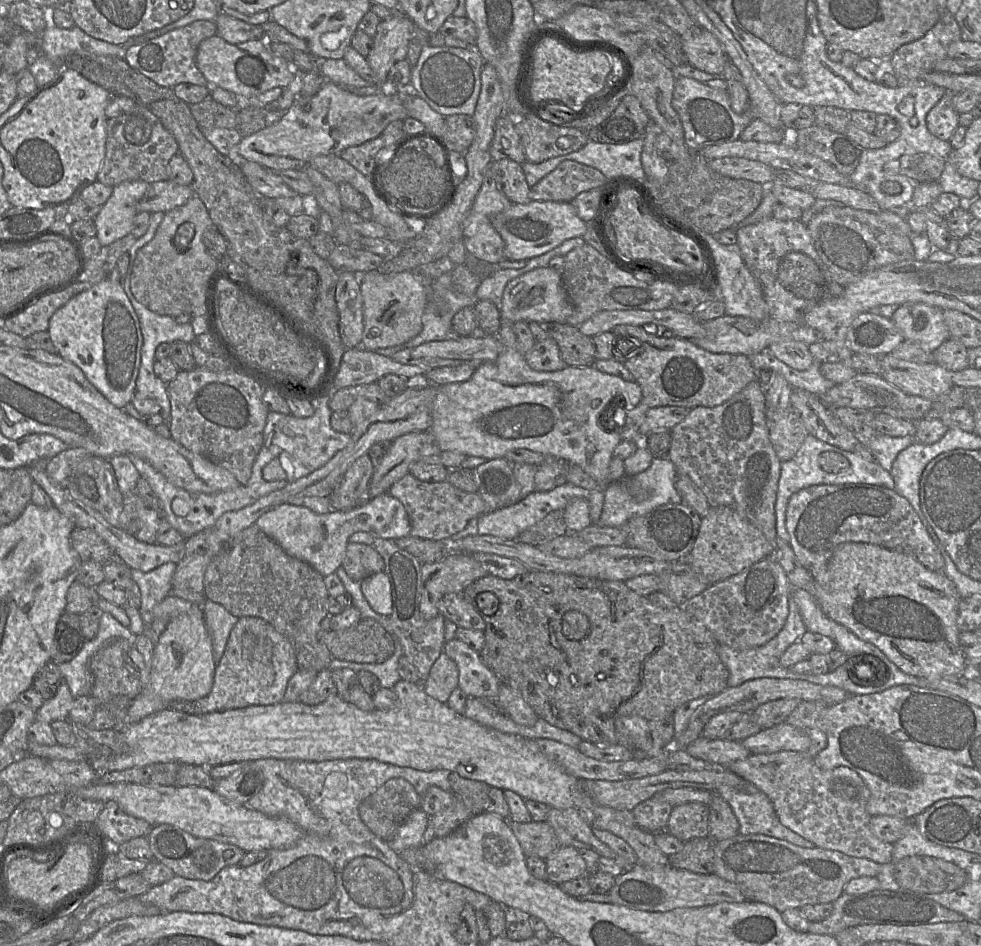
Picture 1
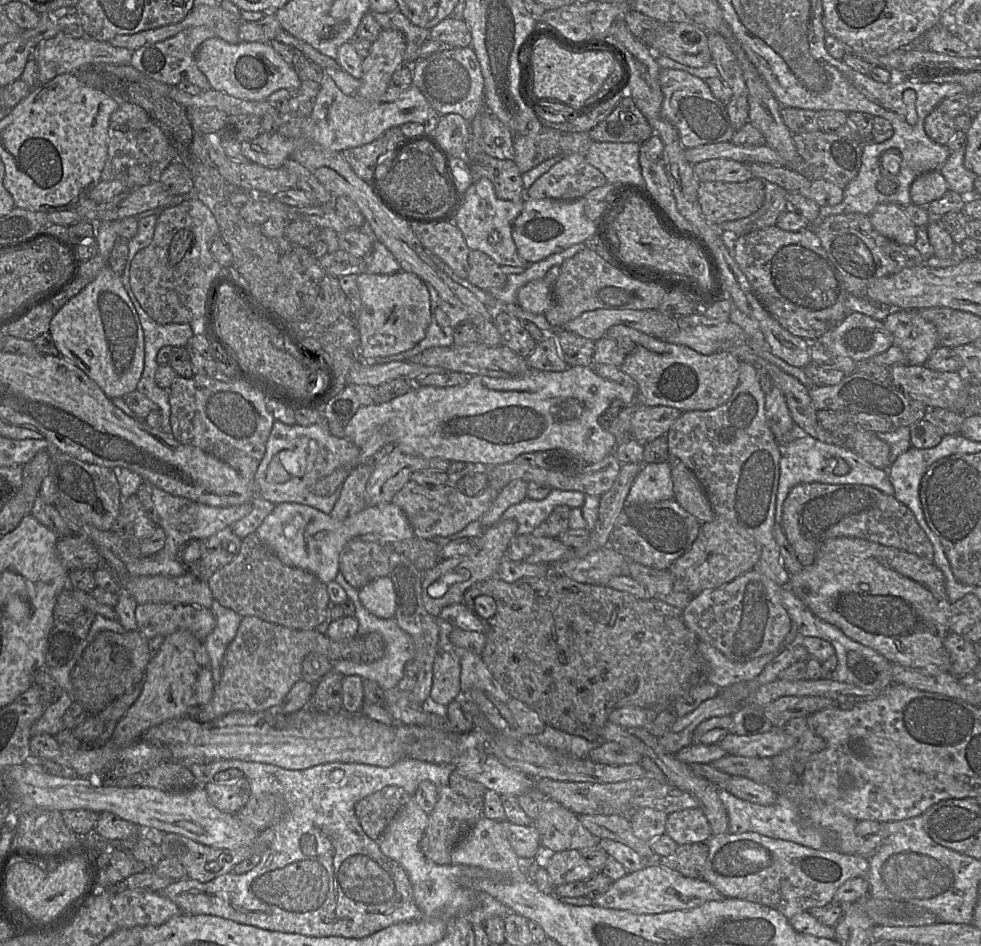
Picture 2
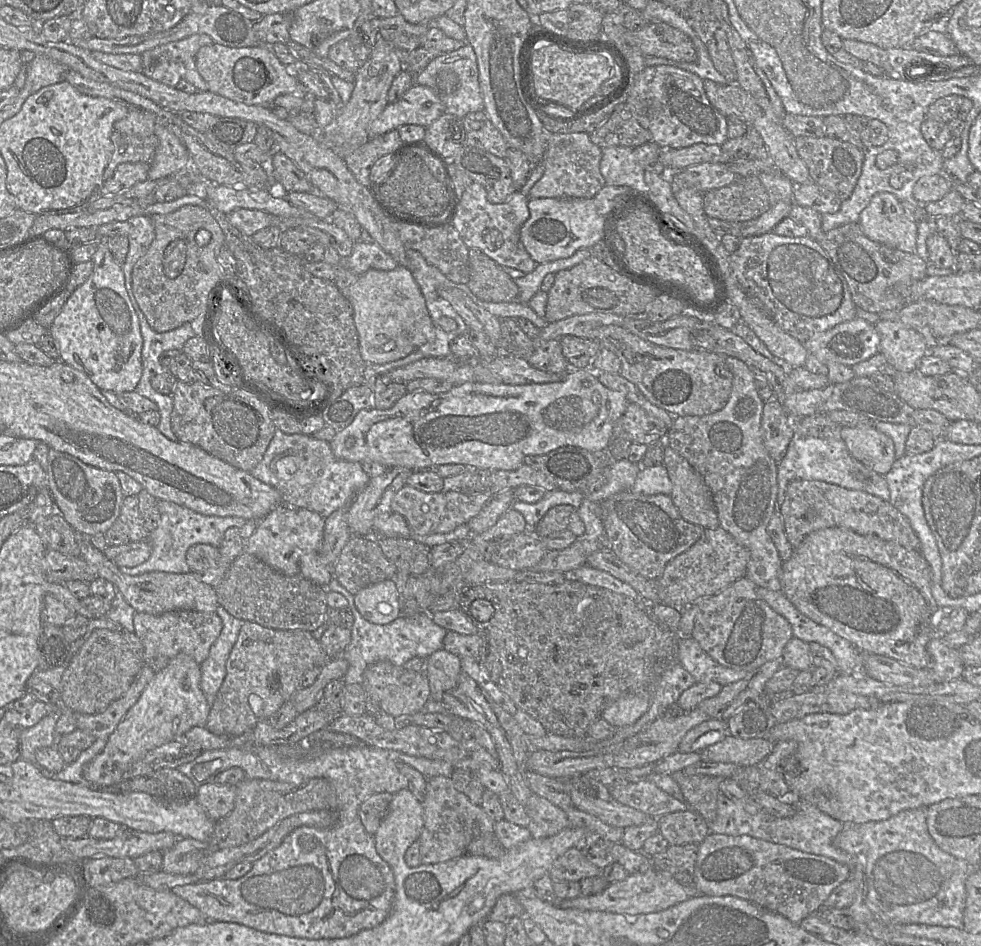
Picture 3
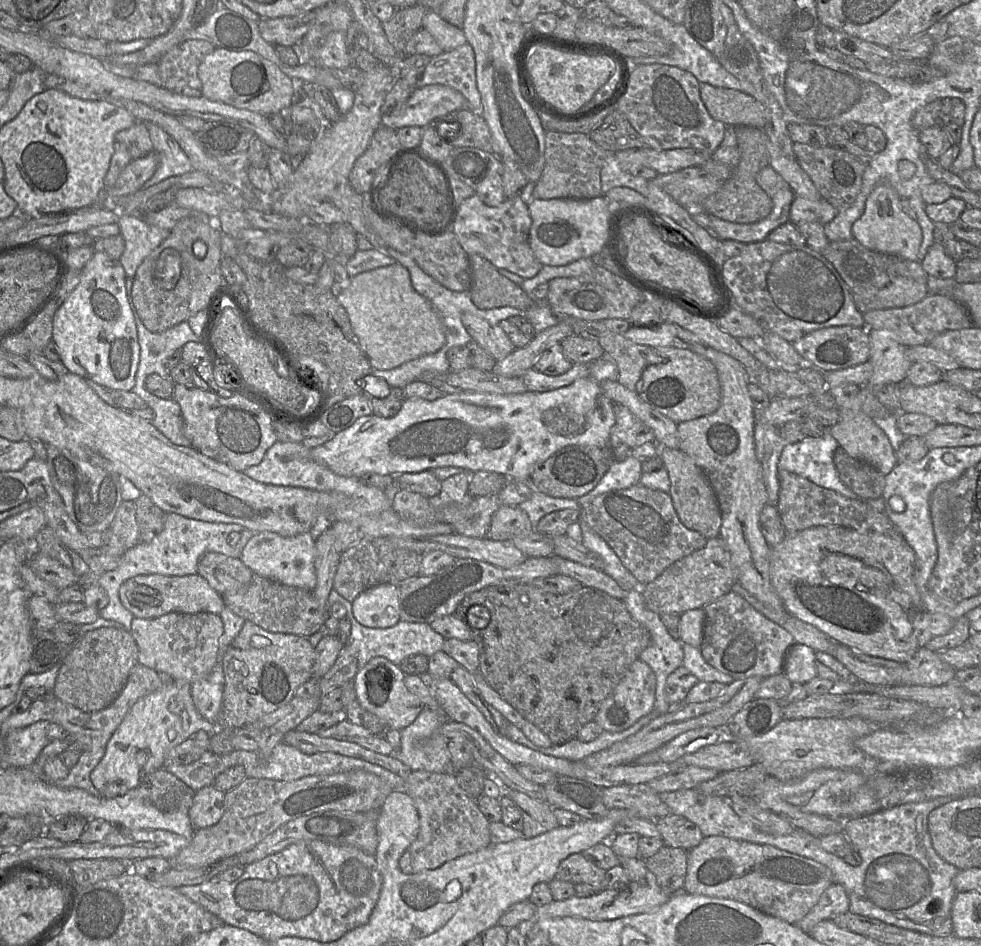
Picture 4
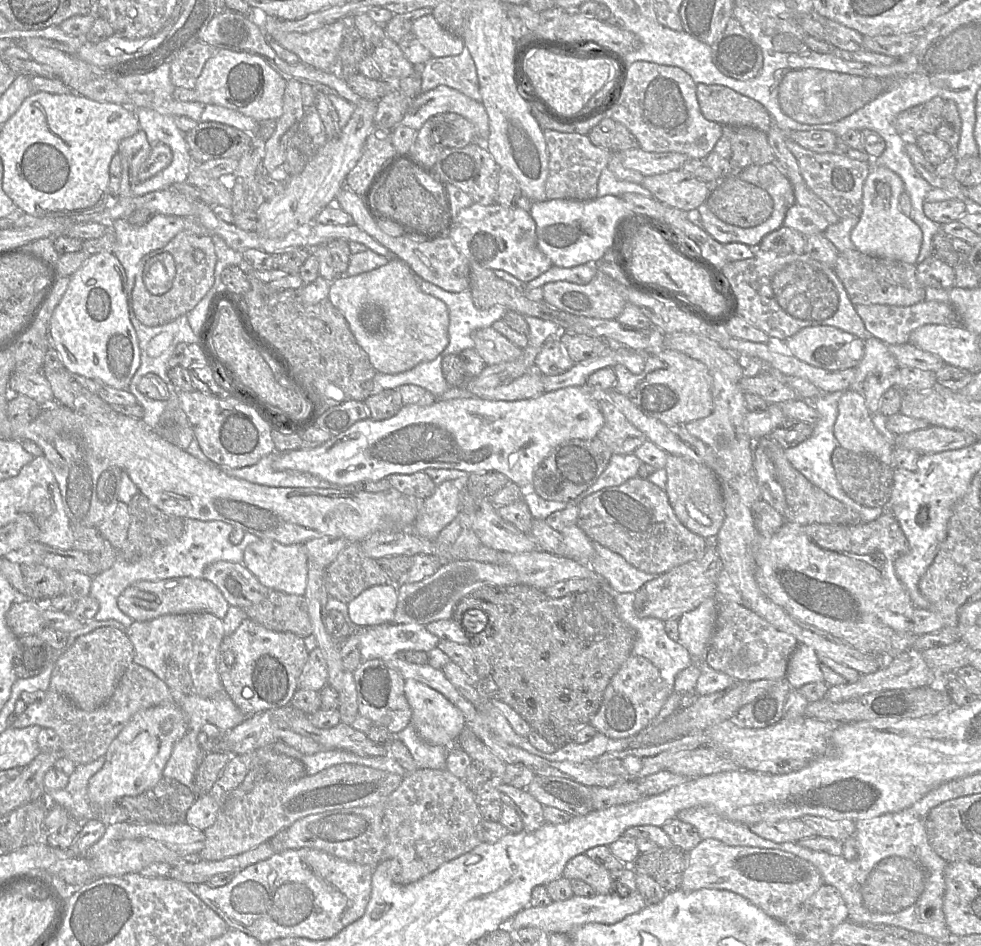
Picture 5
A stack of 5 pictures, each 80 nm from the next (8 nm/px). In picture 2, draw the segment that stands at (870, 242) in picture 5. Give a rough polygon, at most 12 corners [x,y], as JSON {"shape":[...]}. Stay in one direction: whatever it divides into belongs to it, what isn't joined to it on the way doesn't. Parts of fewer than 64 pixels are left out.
{"shape":[[882,203],[873,228],[901,245],[915,245],[917,227],[895,203]]}

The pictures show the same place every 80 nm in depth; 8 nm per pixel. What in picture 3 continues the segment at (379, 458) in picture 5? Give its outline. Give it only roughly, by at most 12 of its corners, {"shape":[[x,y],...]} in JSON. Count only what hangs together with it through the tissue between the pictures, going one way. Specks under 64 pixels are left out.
{"shape":[[589,369],[363,409],[329,444],[386,469],[606,451],[628,405]]}

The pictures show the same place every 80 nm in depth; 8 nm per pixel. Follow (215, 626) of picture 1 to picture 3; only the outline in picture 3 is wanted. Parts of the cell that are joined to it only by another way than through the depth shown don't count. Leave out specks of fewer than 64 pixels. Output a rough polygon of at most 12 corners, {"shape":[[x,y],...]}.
{"shape":[[219,605],[222,629],[201,664],[201,689],[211,706],[244,620]]}

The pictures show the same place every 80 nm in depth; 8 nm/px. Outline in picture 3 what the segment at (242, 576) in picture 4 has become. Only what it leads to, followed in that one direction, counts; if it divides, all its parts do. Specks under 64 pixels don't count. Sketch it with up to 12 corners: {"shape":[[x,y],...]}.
{"shape":[[195,544],[186,562],[200,580],[214,587],[230,562],[217,547]]}

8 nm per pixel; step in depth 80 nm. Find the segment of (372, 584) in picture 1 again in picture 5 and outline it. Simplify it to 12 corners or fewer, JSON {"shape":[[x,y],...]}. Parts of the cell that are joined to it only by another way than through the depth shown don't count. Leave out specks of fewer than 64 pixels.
{"shape":[[393,583],[366,589],[348,603],[355,627],[392,623]]}

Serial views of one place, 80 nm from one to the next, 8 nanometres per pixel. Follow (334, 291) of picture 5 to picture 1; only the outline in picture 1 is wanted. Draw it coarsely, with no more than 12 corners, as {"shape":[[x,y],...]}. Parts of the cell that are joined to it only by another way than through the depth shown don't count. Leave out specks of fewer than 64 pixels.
{"shape":[[359,276],[360,346],[401,345],[422,329],[422,276]]}

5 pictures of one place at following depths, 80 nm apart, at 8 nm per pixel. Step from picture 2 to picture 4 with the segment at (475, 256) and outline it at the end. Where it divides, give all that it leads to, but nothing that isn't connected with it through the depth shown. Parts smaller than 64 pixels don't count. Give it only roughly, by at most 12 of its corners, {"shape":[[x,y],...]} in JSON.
{"shape":[[470,254],[470,296],[479,309],[534,303],[479,254]]}

